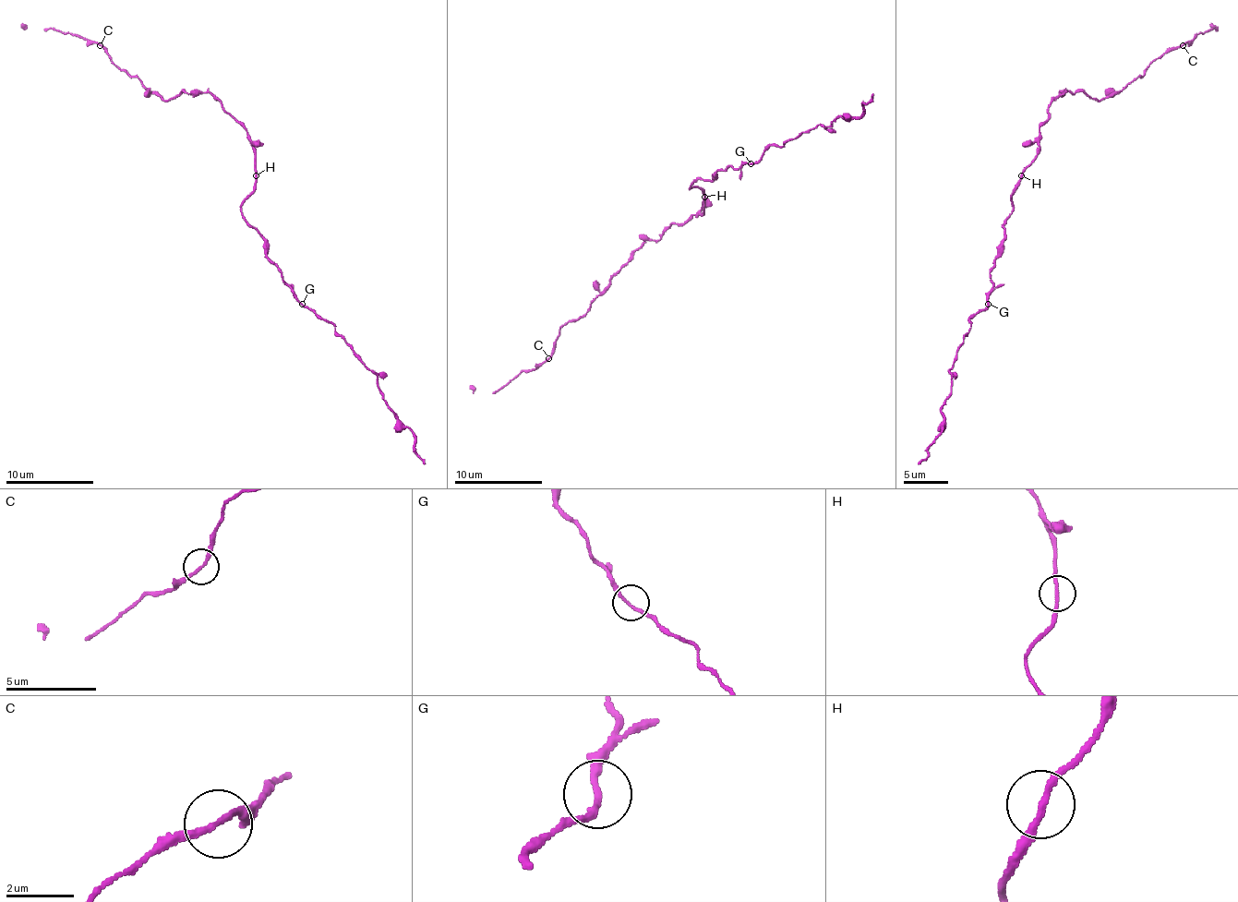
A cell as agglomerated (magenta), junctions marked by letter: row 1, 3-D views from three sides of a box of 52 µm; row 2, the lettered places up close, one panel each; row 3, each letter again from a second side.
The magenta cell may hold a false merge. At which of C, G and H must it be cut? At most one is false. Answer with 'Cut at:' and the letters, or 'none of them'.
Cut at: none of them

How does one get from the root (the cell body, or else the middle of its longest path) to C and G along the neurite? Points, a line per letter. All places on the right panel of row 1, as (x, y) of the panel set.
C: (1023, 175), (1037, 153), (1039, 127), (1058, 96), (1113, 96), (1182, 45)
G: (1023, 175), (1012, 196), (1012, 213), (1003, 224), (1001, 253), (990, 272), (992, 293), (988, 304)

